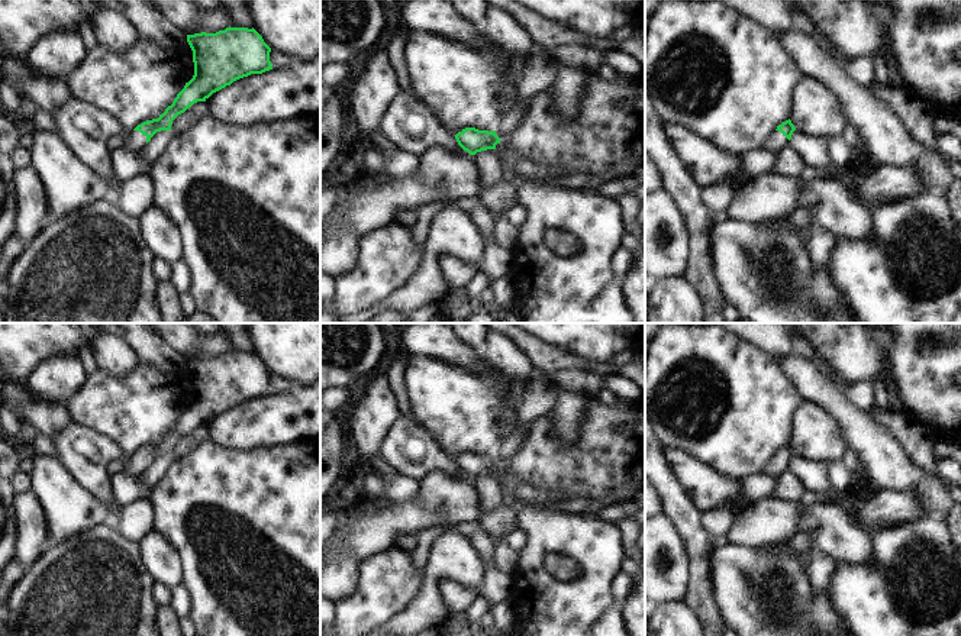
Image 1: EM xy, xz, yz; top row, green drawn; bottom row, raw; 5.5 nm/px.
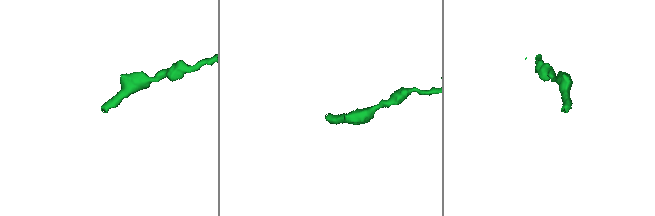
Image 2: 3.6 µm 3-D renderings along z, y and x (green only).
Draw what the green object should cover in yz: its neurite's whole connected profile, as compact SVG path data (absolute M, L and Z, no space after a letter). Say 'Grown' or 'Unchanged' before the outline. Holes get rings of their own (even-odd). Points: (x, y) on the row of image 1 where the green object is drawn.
Grown. M786 120L777 126L777 129L771 133L771 136L765 141L762 148L774 149L781 152L791 139L793 132L796 130L791 120Z

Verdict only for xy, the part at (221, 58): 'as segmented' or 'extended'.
extended

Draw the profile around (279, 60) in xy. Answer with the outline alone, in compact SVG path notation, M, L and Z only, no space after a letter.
M271 49L270 61L271 61L273 70L286 68L294 62L294 59L290 55L286 55L275 49Z

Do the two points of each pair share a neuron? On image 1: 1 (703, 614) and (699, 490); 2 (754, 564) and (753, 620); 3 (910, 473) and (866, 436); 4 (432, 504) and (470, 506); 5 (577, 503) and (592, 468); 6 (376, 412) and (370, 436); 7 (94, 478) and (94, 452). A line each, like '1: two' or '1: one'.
1: two
2: one
3: one
4: one
5: two
6: one
7: one

